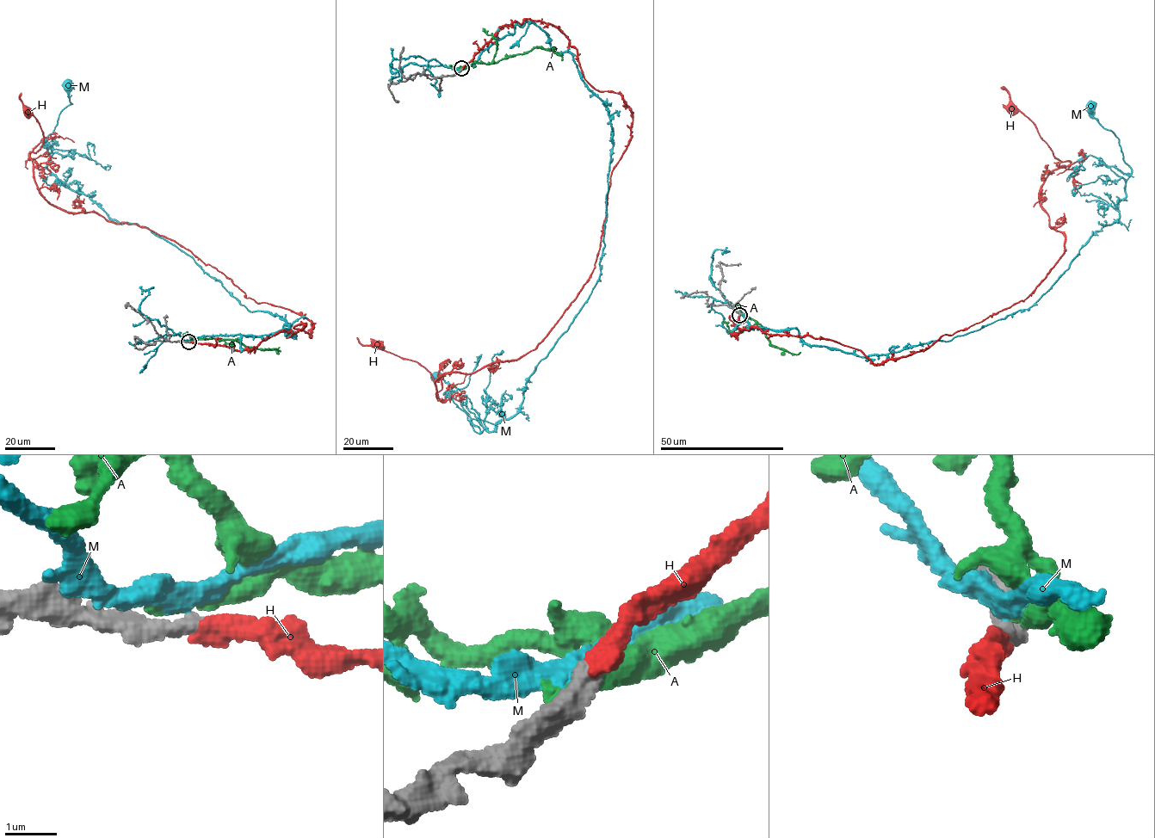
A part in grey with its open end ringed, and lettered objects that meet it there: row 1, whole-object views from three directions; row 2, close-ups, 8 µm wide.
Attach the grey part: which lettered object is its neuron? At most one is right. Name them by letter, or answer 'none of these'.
H

